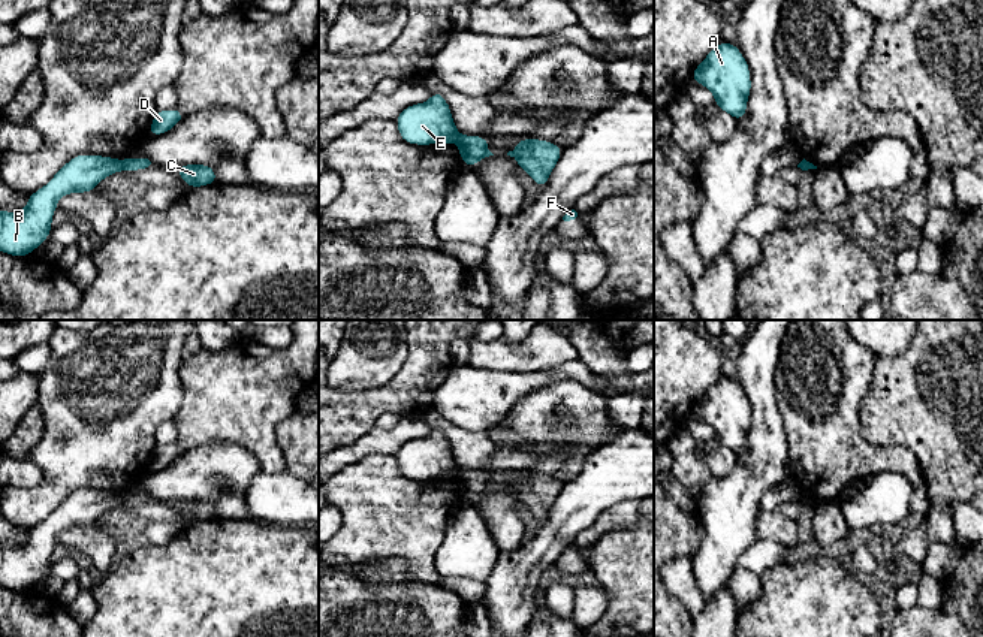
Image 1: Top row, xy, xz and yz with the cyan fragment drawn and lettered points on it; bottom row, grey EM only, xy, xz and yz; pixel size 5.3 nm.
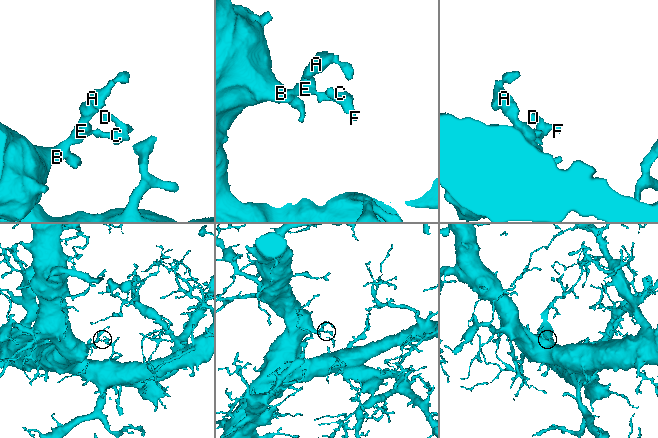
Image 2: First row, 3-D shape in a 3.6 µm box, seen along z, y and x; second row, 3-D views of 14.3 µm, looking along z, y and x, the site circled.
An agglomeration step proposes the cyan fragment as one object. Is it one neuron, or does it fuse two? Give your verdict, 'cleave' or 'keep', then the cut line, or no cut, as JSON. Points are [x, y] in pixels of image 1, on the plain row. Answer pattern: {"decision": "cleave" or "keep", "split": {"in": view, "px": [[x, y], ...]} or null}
{"decision": "cleave", "split": {"in": "xy", "px": [[121, 497], [123, 504]]}}

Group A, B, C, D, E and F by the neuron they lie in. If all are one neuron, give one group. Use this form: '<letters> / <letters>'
A B E / C D F

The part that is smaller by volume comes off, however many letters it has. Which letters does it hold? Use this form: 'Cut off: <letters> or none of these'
Cut off: C, D, F

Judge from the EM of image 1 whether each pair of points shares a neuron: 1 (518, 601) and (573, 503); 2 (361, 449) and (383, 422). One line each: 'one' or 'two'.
1: one
2: two

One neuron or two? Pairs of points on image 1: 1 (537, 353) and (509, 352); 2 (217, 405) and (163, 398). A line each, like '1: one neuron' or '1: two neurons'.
1: one neuron
2: two neurons

